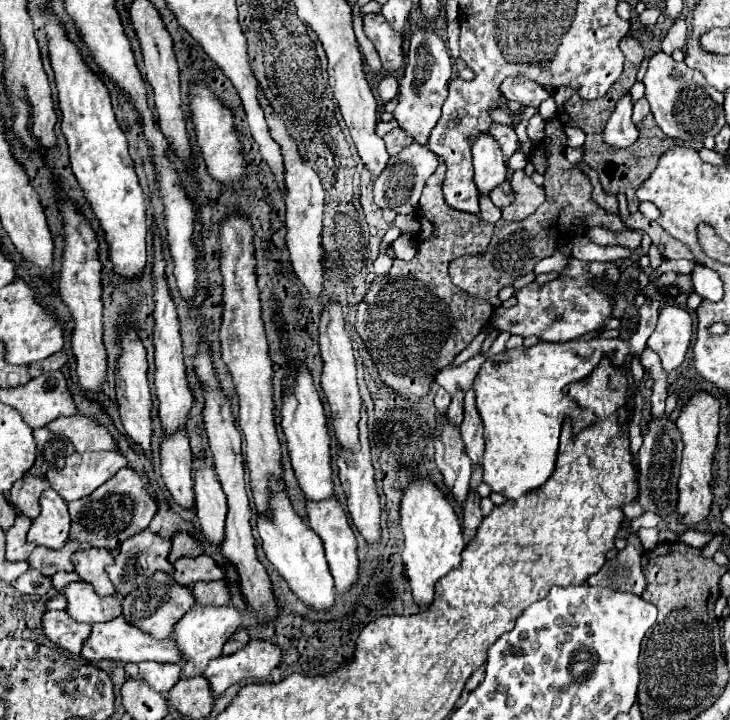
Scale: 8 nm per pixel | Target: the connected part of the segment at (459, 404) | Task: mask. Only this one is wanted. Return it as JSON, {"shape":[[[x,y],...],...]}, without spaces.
{"shape":[[[459,388],[459,390],[453,394],[451,404],[449,404],[449,410],[447,410],[449,420],[451,420],[455,426],[459,426],[459,424],[463,422],[463,396],[465,396],[465,392]]]}

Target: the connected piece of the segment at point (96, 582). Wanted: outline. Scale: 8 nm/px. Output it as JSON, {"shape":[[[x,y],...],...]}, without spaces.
{"shape":[[[85,548],[85,550],[75,552],[71,560],[75,564],[75,572],[79,574],[79,578],[93,584],[99,596],[115,594],[115,586],[111,584],[105,570],[109,564],[113,564],[113,552],[105,548]]]}

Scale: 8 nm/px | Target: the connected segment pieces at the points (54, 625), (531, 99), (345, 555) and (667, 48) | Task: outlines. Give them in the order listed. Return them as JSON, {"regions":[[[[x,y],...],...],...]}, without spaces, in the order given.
{"regions":[[[[49,610],[43,616],[43,630],[51,642],[79,656],[83,642],[91,632],[91,624],[71,620],[71,616],[67,616],[65,610]]],[[[511,76],[503,80],[501,94],[505,96],[505,100],[519,102],[521,106],[539,106],[545,98],[549,98],[547,90],[543,90],[533,80],[527,80],[525,76]]],[[[331,496],[327,500],[319,500],[319,502],[307,500],[307,520],[309,520],[309,526],[323,540],[325,558],[327,558],[331,576],[335,580],[335,590],[341,592],[341,594],[347,592],[357,582],[359,560],[357,560],[357,540],[355,540],[355,534],[353,534],[349,522],[347,522],[347,516],[345,516],[339,500],[335,496]]],[[[677,18],[675,22],[673,22],[673,26],[669,28],[669,32],[667,32],[667,36],[663,38],[663,42],[661,42],[661,50],[665,52],[665,54],[673,54],[673,50],[677,50],[677,48],[685,48],[685,44],[687,44],[687,22],[683,20],[683,18]]]]}

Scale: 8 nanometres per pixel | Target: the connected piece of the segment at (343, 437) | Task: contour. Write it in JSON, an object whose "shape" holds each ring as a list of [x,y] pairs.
{"shape":[[[329,300],[323,306],[321,322],[319,322],[319,354],[323,358],[321,388],[331,406],[331,420],[333,420],[337,440],[343,448],[355,452],[355,450],[359,450],[357,422],[359,422],[363,400],[361,400],[357,380],[355,380],[355,358],[353,358],[353,350],[351,350],[351,340],[345,330],[345,318],[343,318],[341,304],[337,300]]]}

